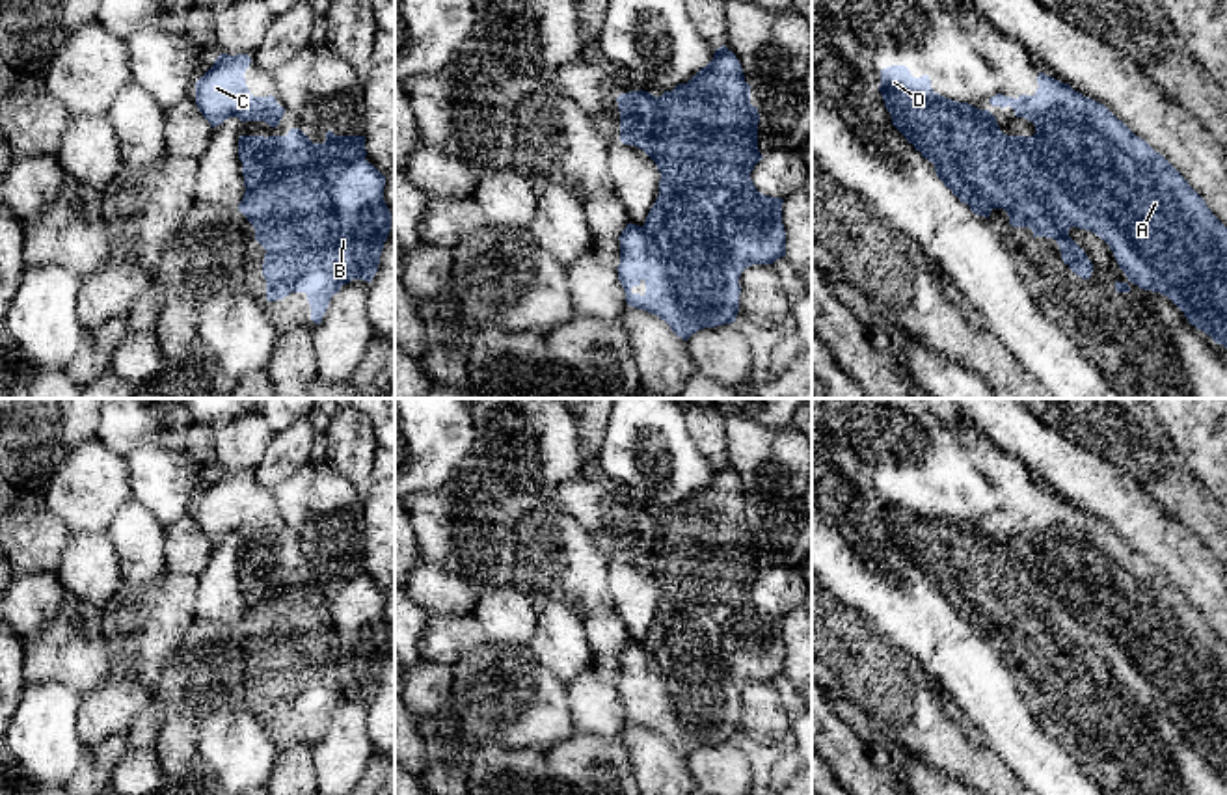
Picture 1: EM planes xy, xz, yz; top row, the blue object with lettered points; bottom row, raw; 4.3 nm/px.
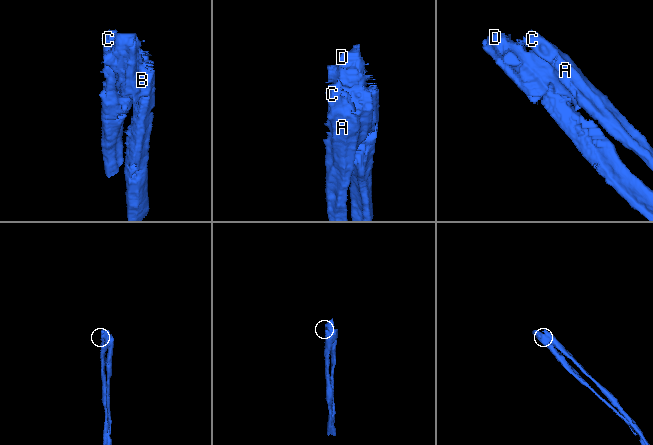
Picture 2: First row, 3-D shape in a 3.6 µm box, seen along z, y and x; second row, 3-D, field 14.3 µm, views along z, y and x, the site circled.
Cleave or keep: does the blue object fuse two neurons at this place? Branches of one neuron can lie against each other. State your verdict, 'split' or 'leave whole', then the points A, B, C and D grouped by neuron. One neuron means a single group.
split; A C / B D

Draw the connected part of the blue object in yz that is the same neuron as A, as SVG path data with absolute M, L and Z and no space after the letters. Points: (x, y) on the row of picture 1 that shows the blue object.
M1039 73L1037 84L1031 97L998 93L989 101L1011 106L1017 117L1035 125L1026 149L1037 164L1026 168L1026 179L1052 203L1058 195L1091 190L1093 201L1108 209L1108 223L1095 235L1110 246L1128 281L1167 296L1192 326L1227 348L1227 227L1188 181L1104 104L1045 73Z

